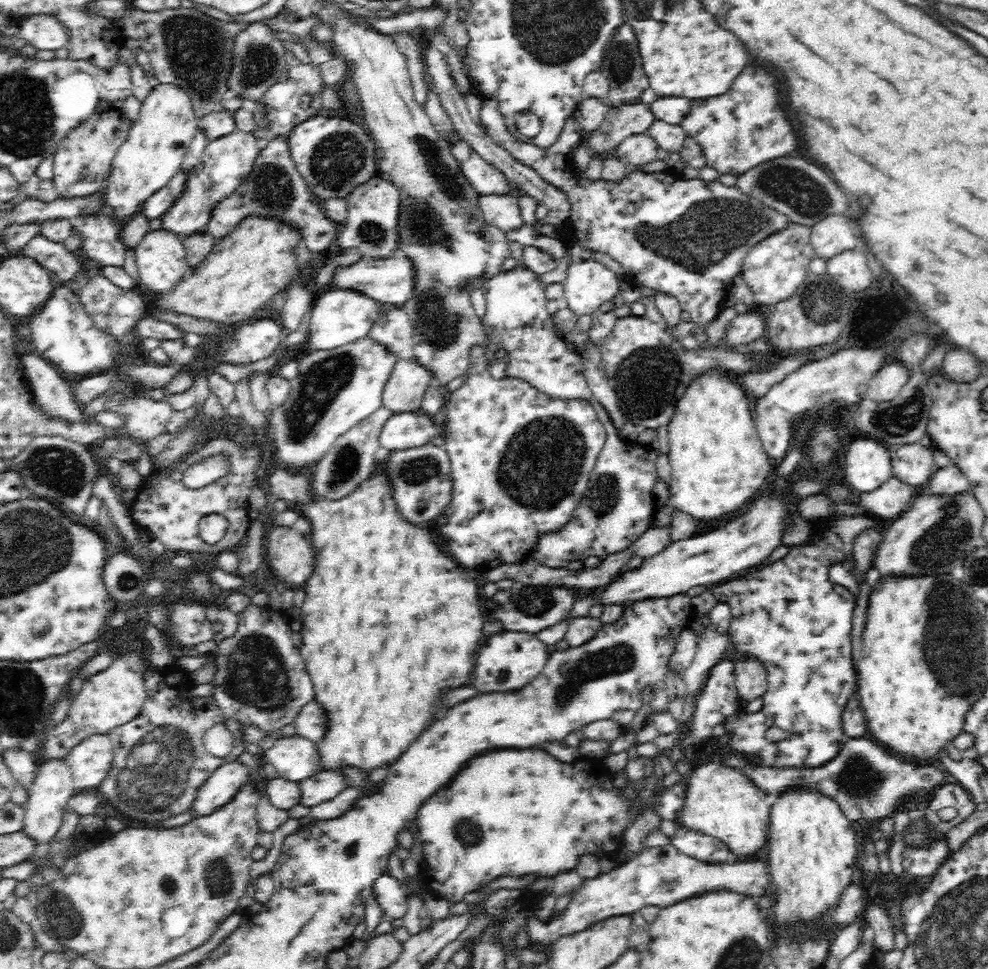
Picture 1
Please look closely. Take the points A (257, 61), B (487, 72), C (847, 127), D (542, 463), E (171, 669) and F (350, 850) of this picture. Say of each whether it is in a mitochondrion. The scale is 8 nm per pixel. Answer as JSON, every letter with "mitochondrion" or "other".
{"A":"mitochondrion","B":"other","C":"other","D":"mitochondrion","E":"other","F":"other"}

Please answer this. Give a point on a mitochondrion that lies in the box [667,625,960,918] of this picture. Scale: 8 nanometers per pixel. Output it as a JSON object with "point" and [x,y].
{"point":[856,780]}

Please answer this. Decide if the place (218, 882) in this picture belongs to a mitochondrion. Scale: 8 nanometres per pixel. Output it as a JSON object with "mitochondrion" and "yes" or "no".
{"mitochondrion":"yes"}

